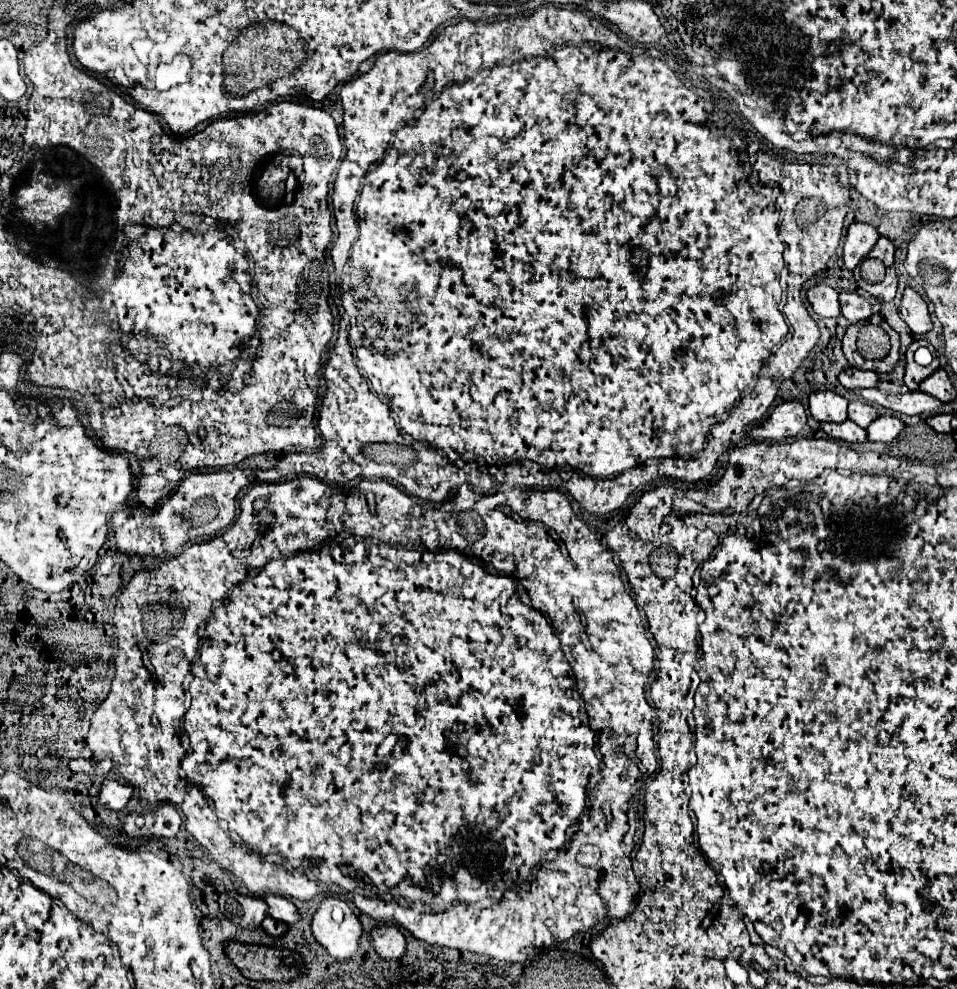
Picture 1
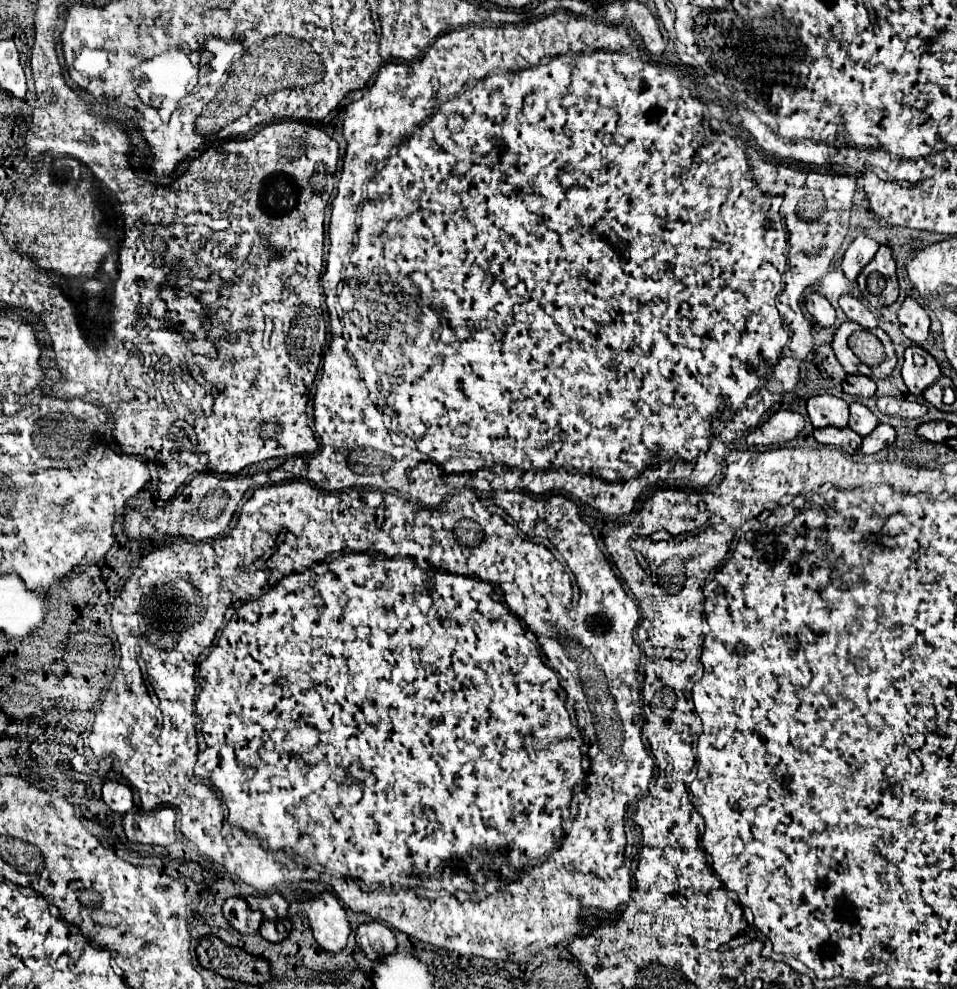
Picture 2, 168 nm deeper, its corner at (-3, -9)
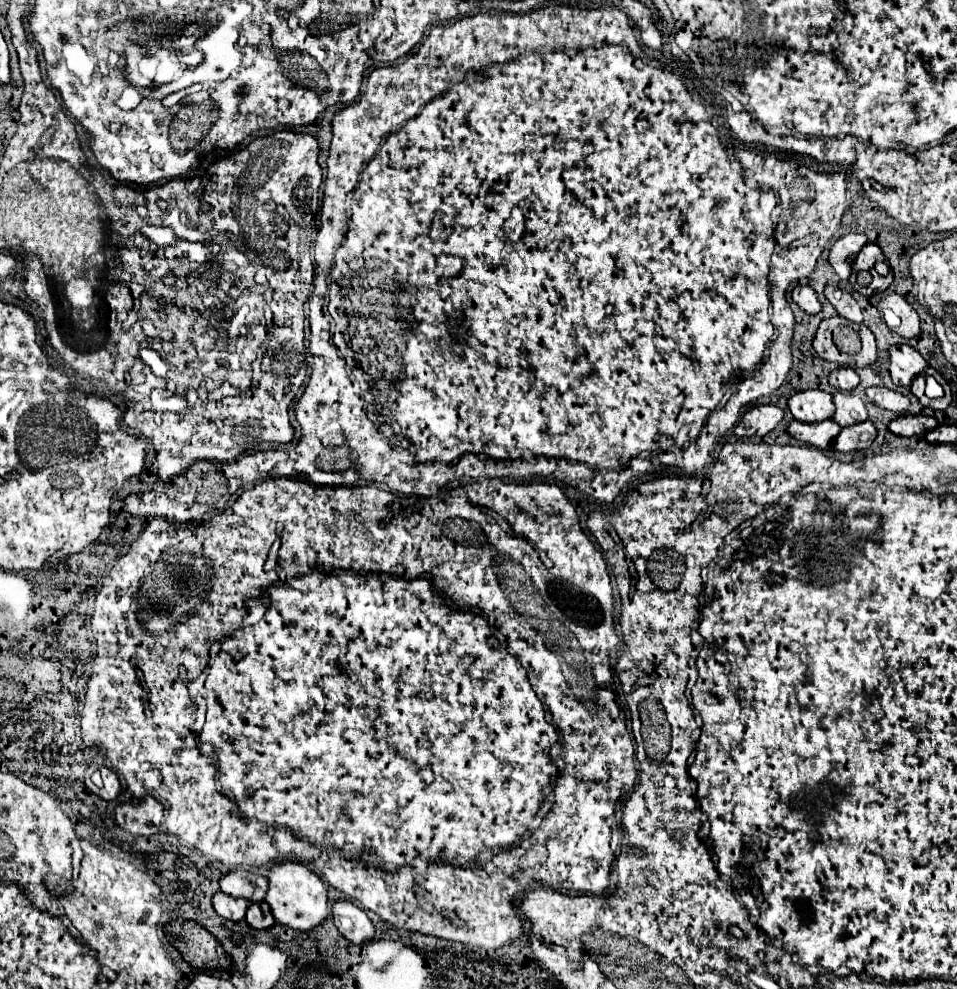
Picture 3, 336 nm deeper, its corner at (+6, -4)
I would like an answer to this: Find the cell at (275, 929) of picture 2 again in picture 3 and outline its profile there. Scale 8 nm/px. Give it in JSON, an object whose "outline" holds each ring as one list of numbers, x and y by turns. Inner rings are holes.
{"outline":[[250,902,250,908,246,912,246,922,252,928,270,928,274,924,274,916,270,914,270,908,266,902]]}

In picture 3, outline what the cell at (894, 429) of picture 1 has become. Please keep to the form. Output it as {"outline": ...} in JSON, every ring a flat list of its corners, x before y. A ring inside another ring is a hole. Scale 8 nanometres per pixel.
{"outline":[[864,420,862,424,842,428,842,432,838,434,838,440,834,440,834,450,838,450,838,452,866,450,874,438,876,438,874,424,870,420]]}

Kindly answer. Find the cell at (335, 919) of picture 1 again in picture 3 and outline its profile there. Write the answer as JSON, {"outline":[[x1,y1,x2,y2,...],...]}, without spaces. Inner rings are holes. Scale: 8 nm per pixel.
{"outline":[[292,860,276,862,270,868,266,902,268,902,276,922,296,928,296,930,310,930,328,916,328,896,326,896,324,882,306,864,292,862]]}

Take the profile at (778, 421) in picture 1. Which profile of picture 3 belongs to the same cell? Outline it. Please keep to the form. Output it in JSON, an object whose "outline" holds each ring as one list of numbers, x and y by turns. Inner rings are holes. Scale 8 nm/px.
{"outline":[[766,404,766,406,752,406,738,422,736,436,766,436,770,430,778,426,778,422,784,418,784,410,778,406]]}

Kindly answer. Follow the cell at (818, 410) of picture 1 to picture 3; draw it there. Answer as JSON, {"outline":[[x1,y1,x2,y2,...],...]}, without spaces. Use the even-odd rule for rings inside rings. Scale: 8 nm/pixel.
{"outline":[[824,390,796,392,788,400,788,408,792,416,800,422,822,422,822,420,832,418,834,414,832,396]]}

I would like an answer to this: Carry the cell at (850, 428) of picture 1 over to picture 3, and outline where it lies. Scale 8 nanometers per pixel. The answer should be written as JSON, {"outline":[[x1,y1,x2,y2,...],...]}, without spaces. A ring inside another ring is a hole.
{"outline":[[792,420,786,428,786,432,792,438,796,438,798,442,808,444,808,446,816,446,816,448,822,448,822,450,832,448,832,442,834,442,834,438,838,436,840,430,842,428,838,424,834,424,834,420,824,420,824,422,818,422,818,424,806,424,806,422]]}

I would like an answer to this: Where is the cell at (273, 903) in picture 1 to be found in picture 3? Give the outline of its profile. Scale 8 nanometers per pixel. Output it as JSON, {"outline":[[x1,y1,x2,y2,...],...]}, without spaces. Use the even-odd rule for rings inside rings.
{"outline":[[236,868,236,870,230,870,228,874,224,874,218,880,218,884,224,894,240,896,250,902,262,902,266,896,266,888,268,888,266,876,260,876,260,874,242,870,242,868]]}

